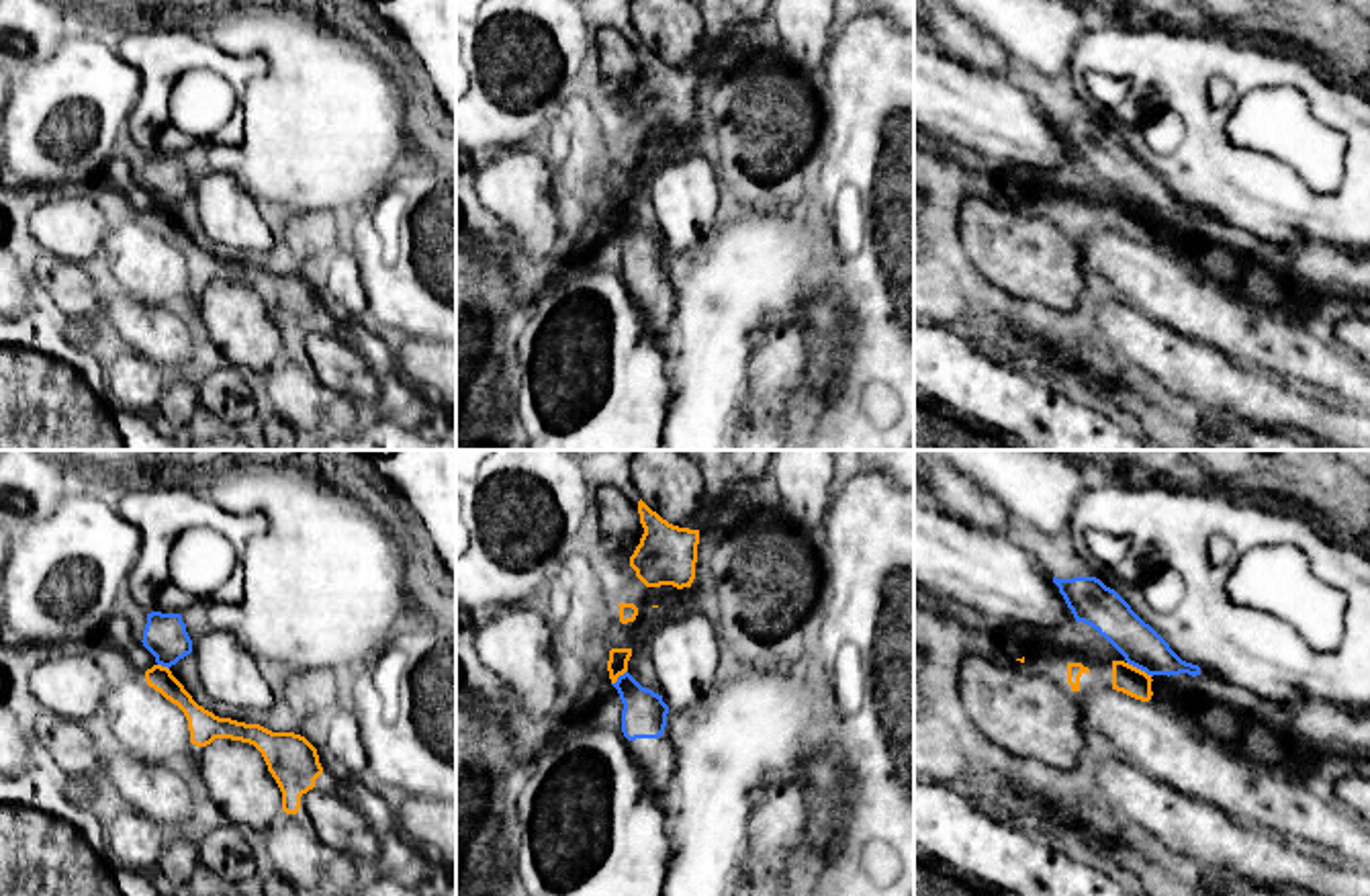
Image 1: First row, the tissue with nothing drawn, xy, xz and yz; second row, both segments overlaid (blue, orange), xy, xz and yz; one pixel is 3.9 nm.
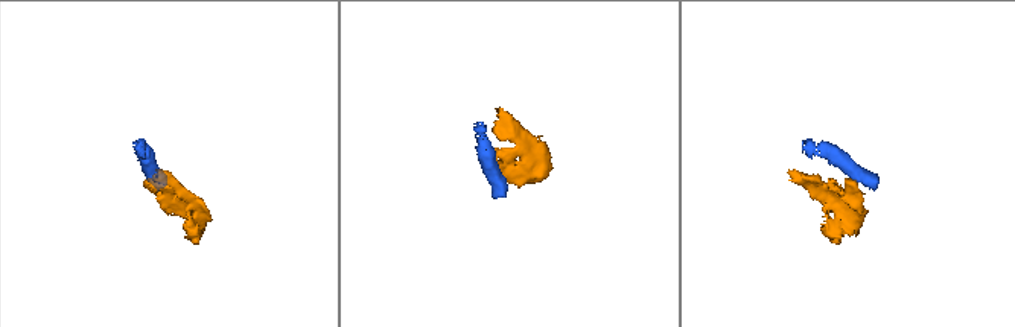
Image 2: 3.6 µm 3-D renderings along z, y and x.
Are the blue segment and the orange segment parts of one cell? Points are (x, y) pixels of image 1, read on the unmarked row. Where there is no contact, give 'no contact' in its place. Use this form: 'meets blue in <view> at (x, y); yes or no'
meets blue in yz at (1139, 209); no

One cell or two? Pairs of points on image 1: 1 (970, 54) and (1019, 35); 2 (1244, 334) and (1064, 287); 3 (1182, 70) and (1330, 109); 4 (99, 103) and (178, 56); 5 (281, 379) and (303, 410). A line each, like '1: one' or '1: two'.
1: two
2: two
3: one
4: two
5: one

